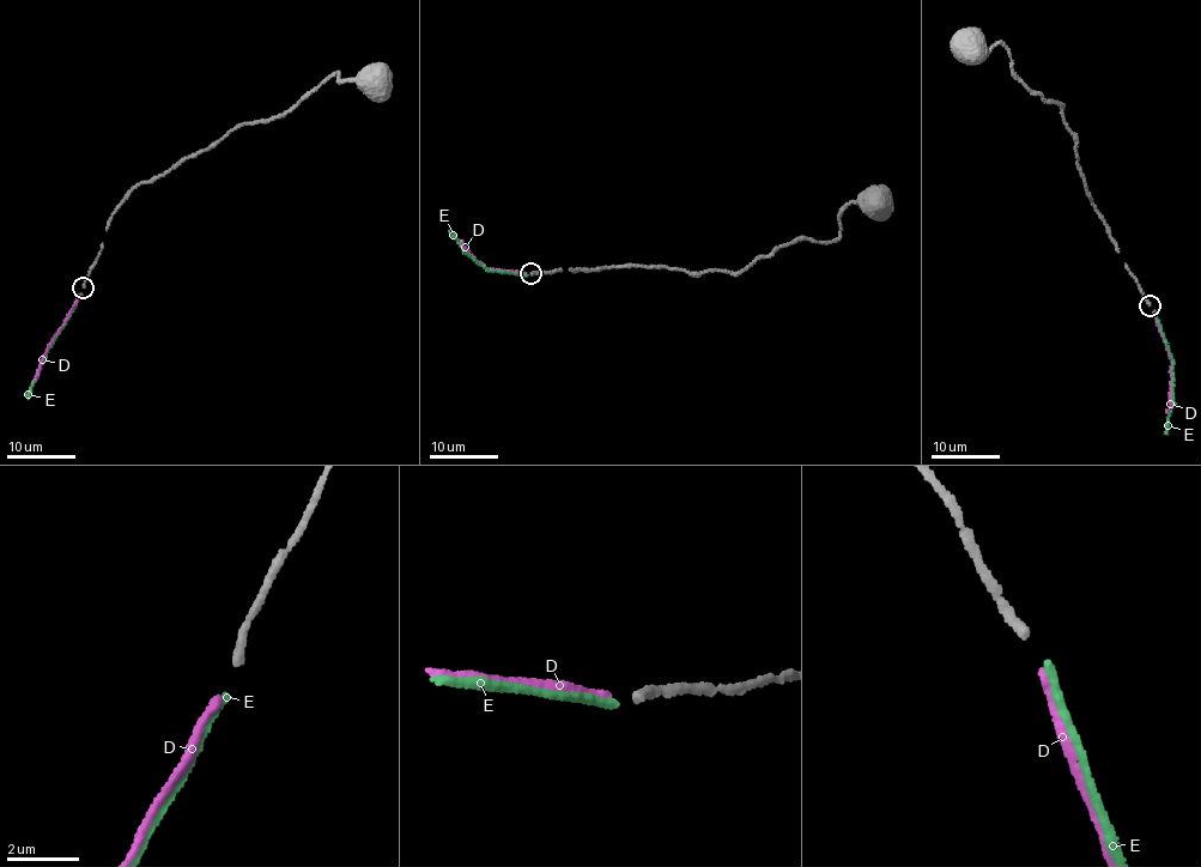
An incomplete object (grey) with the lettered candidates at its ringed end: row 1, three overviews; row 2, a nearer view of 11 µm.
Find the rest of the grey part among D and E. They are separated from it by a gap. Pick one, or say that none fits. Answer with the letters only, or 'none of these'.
E

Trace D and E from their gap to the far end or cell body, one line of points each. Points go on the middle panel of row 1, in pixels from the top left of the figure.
D: (526, 273), (487, 268), (460, 240)
E: (527, 276), (480, 266), (463, 250), (452, 230)

